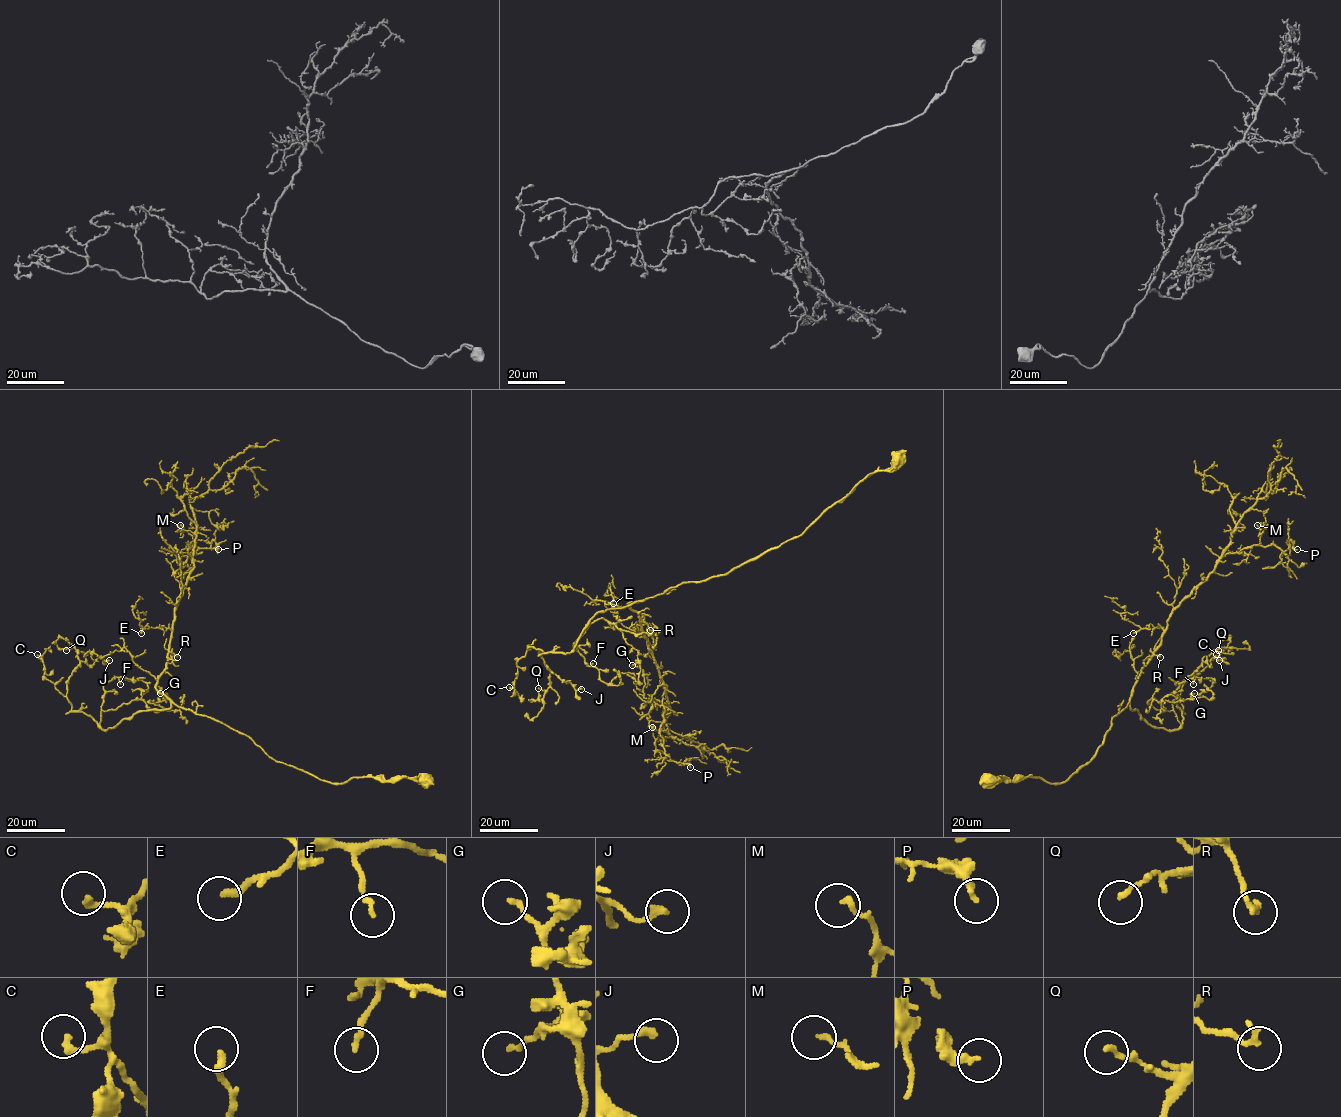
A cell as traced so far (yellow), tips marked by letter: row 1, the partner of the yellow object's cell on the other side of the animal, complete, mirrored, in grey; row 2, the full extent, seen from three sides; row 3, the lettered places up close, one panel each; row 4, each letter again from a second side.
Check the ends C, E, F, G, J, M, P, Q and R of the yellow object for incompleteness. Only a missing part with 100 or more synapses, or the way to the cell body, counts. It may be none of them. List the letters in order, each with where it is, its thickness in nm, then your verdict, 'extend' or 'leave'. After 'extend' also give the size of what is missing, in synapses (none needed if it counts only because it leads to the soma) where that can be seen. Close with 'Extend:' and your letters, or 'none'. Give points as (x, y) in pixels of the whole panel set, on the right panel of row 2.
C: at (1216, 654); 240 nm thick; leave
E: at (1133, 633); 240 nm thick; leave
F: at (1193, 684); 170 nm thick; leave
G: at (1194, 693); 160 nm thick; leave
J: at (1219, 660); 240 nm thick; leave
M: at (1257, 525); 170 nm thick; leave
P: at (1297, 549); 240 nm thick; leave
Q: at (1218, 650); 170 nm thick; leave
R: at (1160, 657); 220 nm thick; leave
Extend: none

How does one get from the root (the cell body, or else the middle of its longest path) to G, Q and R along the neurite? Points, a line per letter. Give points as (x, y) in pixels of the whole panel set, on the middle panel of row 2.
G: (898, 458), (861, 480), (800, 535), (727, 573), (598, 612), (572, 651), (603, 618), (637, 651), (632, 665)
Q: (898, 458), (800, 535), (727, 573), (598, 612), (570, 652), (539, 650), (551, 672), (549, 687), (538, 688)
R: (898, 458), (890, 468), (861, 480), (800, 535), (727, 573), (683, 582), (629, 603), (650, 630)

